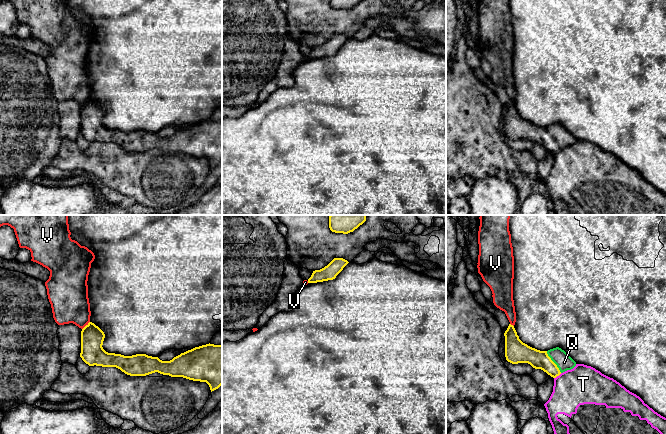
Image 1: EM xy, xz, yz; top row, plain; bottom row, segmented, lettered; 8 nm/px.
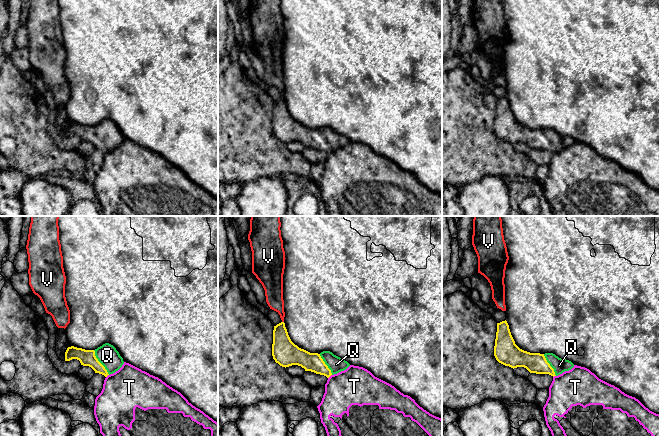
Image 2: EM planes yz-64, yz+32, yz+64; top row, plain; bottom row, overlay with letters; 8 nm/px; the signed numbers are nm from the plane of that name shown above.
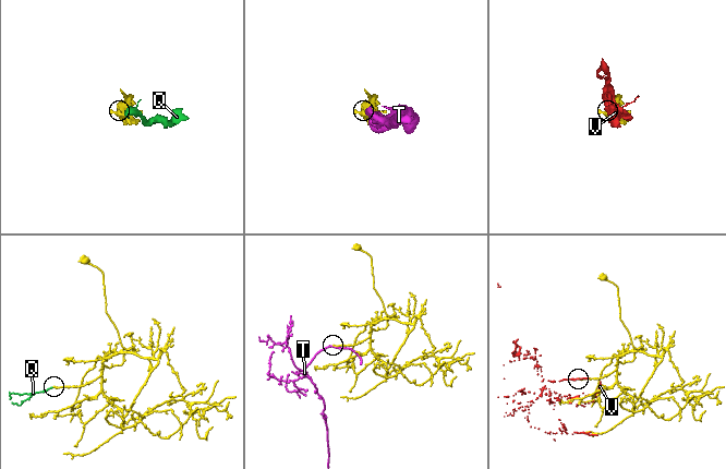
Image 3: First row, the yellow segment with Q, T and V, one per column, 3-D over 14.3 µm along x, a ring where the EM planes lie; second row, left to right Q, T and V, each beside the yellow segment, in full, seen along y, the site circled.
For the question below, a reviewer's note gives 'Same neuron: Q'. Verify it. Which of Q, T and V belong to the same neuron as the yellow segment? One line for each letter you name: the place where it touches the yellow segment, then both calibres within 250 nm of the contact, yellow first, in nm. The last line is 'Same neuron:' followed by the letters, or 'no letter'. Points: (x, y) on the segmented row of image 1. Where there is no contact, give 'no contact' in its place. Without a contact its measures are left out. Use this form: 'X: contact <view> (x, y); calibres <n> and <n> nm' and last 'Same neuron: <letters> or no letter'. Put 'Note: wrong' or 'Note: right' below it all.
Q: contact yz (553, 362); calibres 150 and 140 nm
Same neuron: Q
Note: right

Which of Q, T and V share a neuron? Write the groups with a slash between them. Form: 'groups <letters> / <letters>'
groups Q / T / V

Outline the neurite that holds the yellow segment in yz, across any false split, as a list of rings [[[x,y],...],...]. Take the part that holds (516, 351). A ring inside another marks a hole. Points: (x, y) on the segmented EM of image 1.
[[[509,324],[504,336],[505,357],[512,364],[528,363],[533,368],[541,369],[553,378],[576,366],[576,362],[559,347],[540,351],[523,343],[511,324]]]

